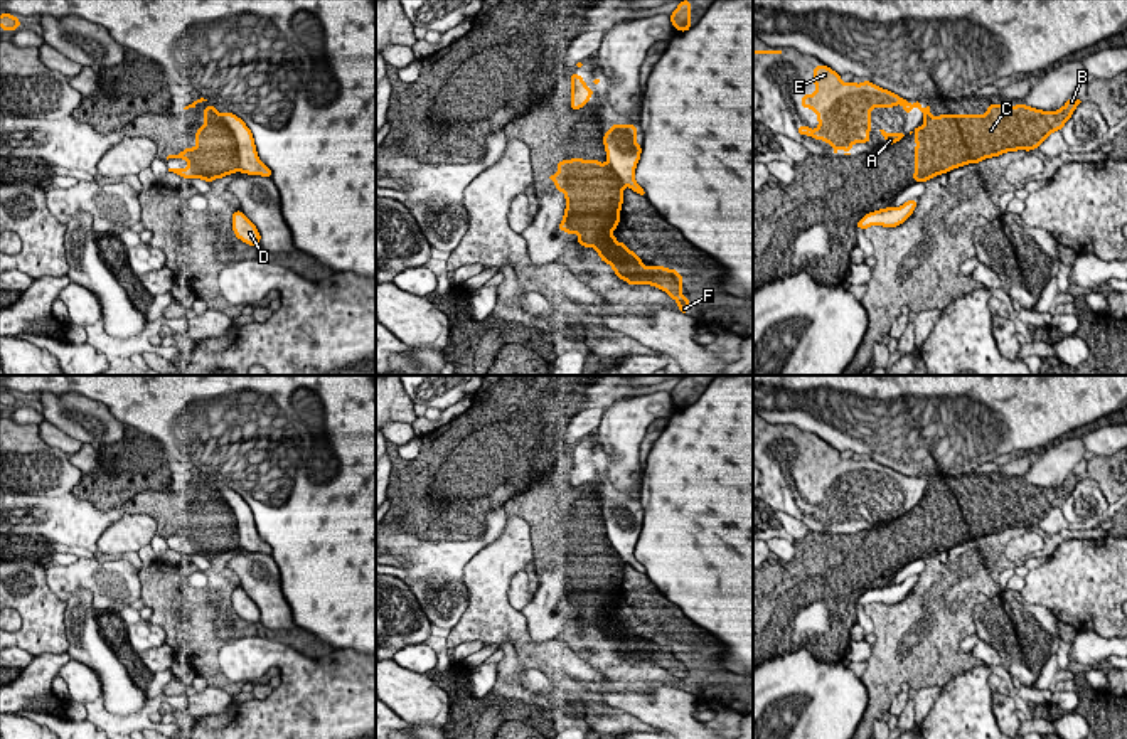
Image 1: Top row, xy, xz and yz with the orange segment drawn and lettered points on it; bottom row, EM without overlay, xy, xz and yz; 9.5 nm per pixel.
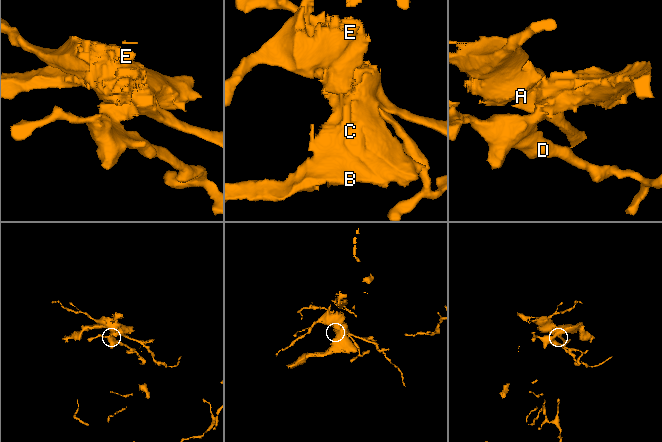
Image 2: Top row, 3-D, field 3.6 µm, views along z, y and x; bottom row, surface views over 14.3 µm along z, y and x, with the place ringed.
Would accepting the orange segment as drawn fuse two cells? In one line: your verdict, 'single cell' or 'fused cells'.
fused cells

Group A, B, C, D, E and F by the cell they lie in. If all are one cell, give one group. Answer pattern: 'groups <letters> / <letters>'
groups A D E / B C F

